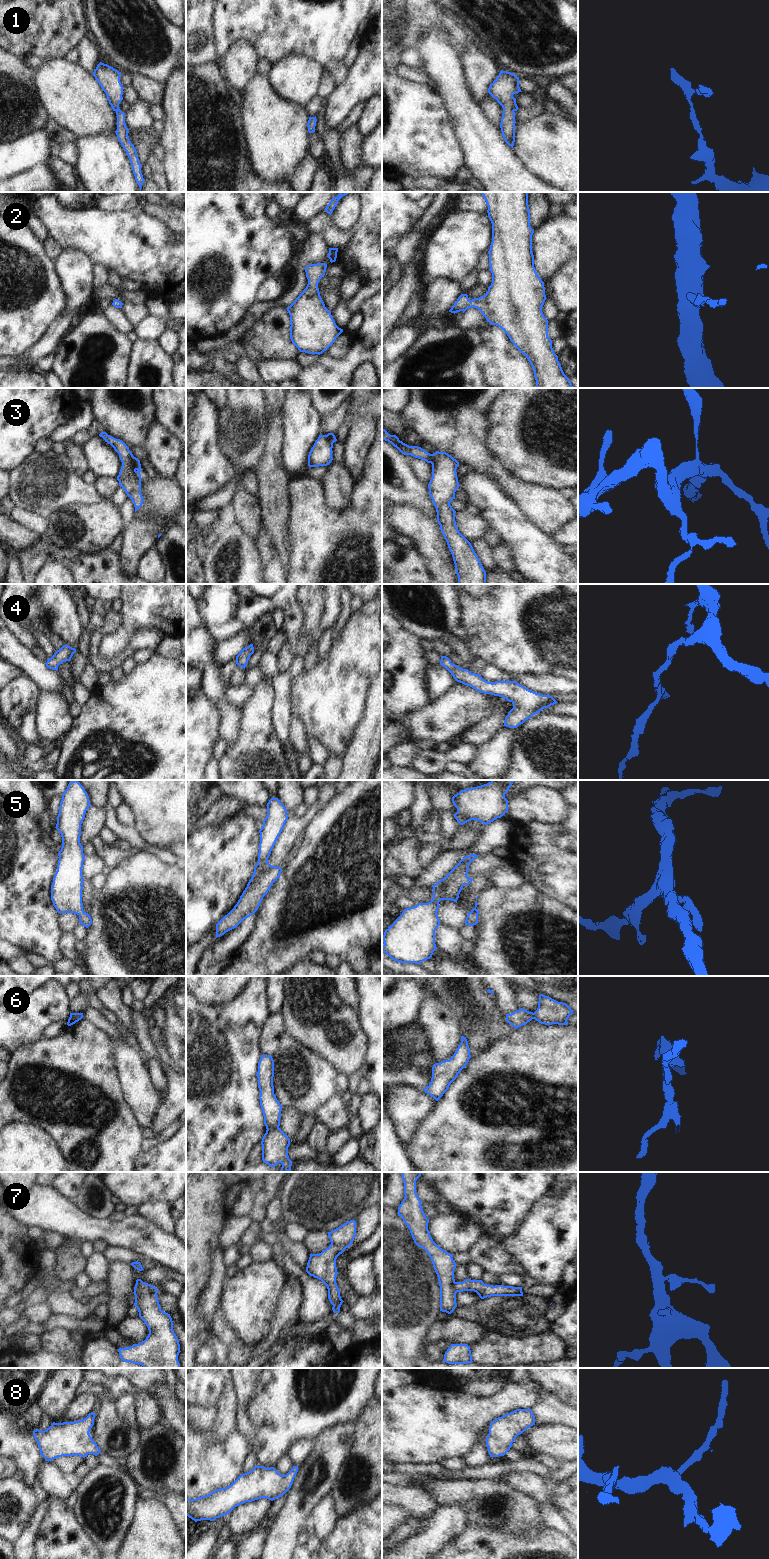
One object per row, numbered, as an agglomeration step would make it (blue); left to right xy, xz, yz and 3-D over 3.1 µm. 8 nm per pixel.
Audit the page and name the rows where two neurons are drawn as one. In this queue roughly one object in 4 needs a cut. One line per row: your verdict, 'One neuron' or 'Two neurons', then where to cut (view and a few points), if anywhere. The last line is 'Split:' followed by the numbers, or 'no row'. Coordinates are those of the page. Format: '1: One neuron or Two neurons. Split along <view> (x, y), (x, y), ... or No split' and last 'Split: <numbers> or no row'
1: One neuron. No split
2: One neuron. No split
3: Two neurons. Split along xy (132, 456), (132, 464), (136, 469)
4: One neuron. No split
5: One neuron. No split
6: Two neurons. Split along xz (278, 1126), (267, 1130)
7: Two neurons. Split along xz (331, 1243), (342, 1245), (345, 1248)
8: One neuron. No split
Split: 3, 6, 7

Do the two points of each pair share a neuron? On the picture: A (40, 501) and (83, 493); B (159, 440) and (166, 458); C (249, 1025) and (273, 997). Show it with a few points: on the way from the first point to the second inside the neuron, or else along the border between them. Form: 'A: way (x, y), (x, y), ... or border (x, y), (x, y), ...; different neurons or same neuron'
A: way (51, 493), (72, 493); same neuron
B: way (160, 444), (164, 454); same neuron
C: border (265, 986), (267, 1007), (271, 1013); different neurons

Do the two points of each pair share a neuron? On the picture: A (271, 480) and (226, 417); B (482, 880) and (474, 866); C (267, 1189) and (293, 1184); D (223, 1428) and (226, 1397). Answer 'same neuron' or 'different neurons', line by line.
A: different neurons
B: different neurons
C: different neurons
D: same neuron

